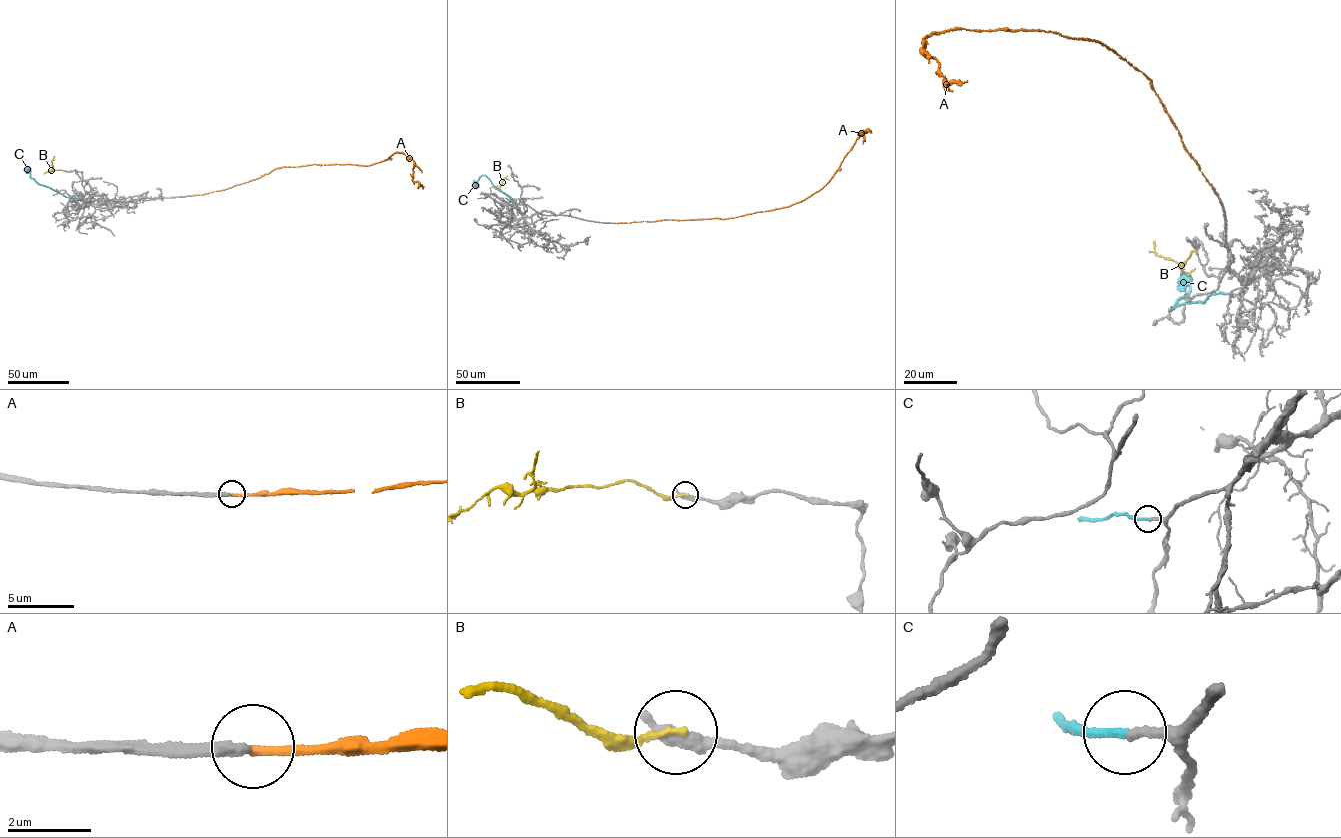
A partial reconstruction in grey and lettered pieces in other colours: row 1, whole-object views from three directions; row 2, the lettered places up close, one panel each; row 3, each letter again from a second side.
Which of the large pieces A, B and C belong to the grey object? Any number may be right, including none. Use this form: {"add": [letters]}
{"add": ["C"]}

